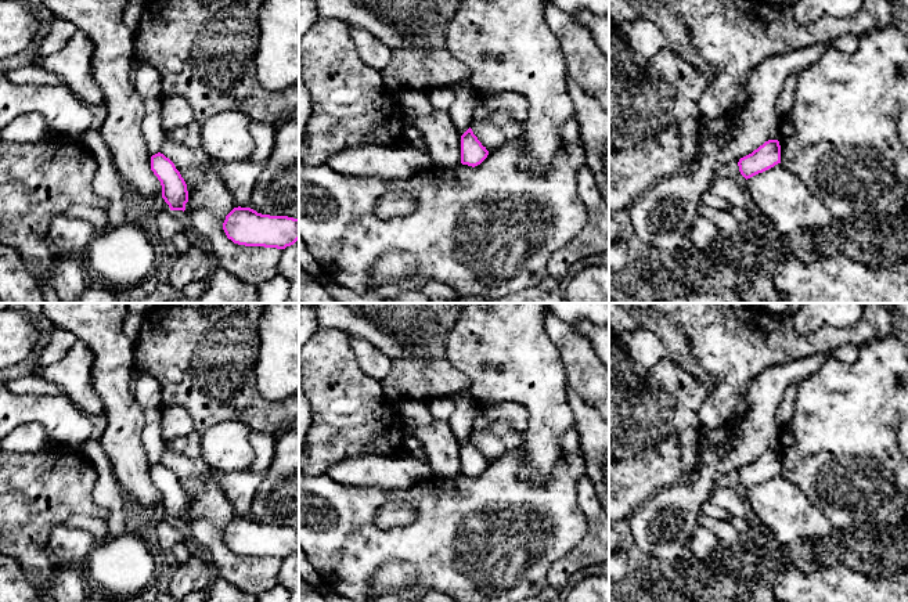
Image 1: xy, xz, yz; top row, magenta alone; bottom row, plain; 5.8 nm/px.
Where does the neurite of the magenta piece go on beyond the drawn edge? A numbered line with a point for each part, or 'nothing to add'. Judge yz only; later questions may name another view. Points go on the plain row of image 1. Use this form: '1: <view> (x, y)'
nothing to add

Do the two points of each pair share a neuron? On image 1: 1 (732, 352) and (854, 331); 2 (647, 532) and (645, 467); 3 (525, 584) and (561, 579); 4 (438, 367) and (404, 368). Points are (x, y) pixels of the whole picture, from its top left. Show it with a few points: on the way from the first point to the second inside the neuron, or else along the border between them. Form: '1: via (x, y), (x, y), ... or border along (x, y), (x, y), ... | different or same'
1: via (763, 345), (810, 345), (824, 341) | same
2: border along (674, 483), (659, 490), (627, 516) | different
3: border along (565, 554), (550, 568), (547, 584) | different
4: via (429, 368), (413, 368) | same

